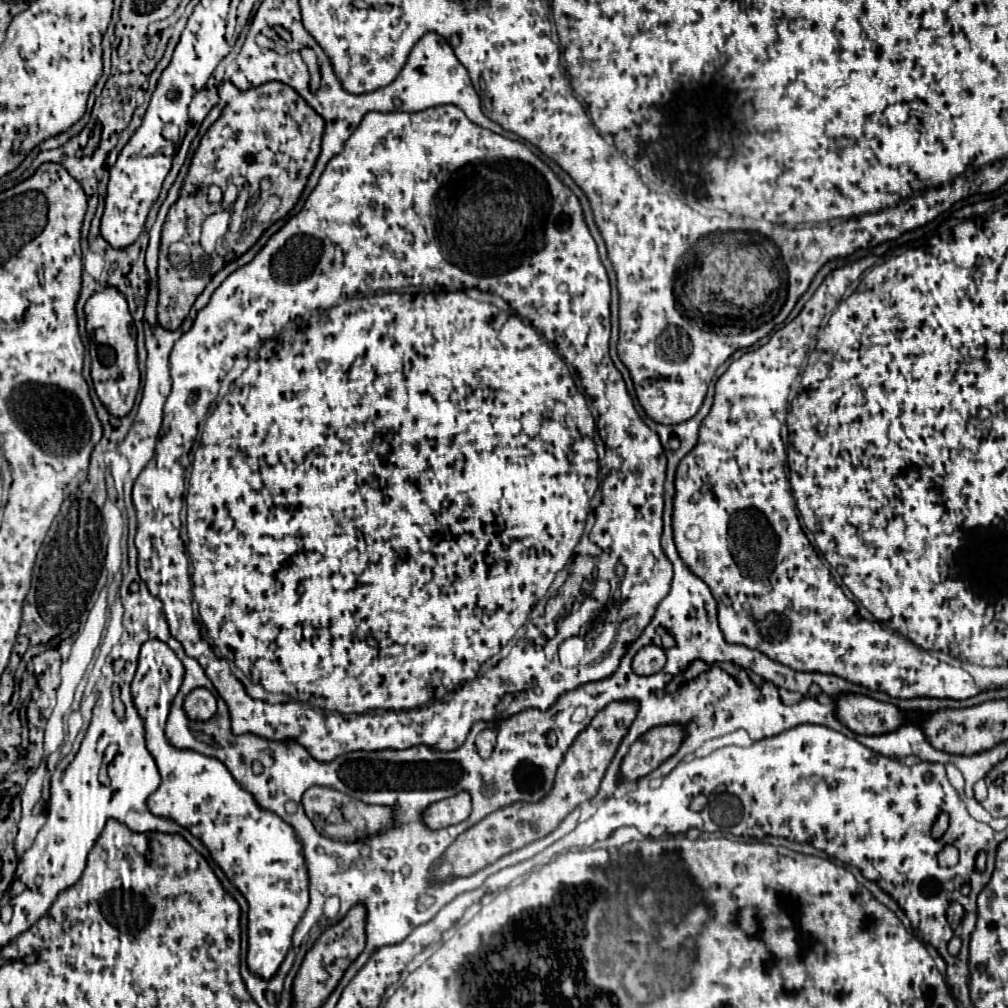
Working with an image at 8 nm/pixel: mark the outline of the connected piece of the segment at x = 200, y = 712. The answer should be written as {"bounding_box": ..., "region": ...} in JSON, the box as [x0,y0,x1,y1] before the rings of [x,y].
{"bounding_box":[184,688,216,722],"region":[[[206,688],[192,690],[184,700],[184,712],[190,720],[206,722],[216,712],[216,698]]]}

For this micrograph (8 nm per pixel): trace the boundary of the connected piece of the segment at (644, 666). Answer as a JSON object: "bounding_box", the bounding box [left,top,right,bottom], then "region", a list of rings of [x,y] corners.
{"bounding_box":[632,646,666,676],"region":[[[646,646],[642,648],[636,656],[634,656],[634,662],[632,662],[632,668],[636,674],[640,676],[650,676],[650,674],[656,674],[664,668],[666,664],[666,654],[664,654],[664,648],[660,646]]]}

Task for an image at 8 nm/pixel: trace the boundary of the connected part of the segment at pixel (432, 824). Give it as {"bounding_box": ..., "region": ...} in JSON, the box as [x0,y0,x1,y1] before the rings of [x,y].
{"bounding_box":[422,792,470,830],"region":[[[460,792],[452,798],[430,804],[422,814],[422,822],[430,830],[440,830],[464,822],[468,816],[470,816],[470,796],[466,792]]]}

